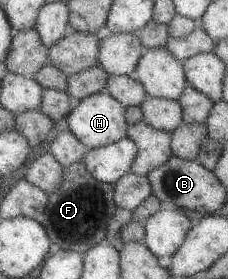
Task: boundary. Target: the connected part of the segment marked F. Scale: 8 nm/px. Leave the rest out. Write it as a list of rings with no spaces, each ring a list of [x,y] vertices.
[[[76,162],[62,169],[61,185],[47,197],[44,214],[50,244],[61,247],[60,250],[72,250],[84,254],[91,247],[103,242],[107,223],[116,211],[112,201],[113,184],[96,181],[87,173],[82,162]]]

